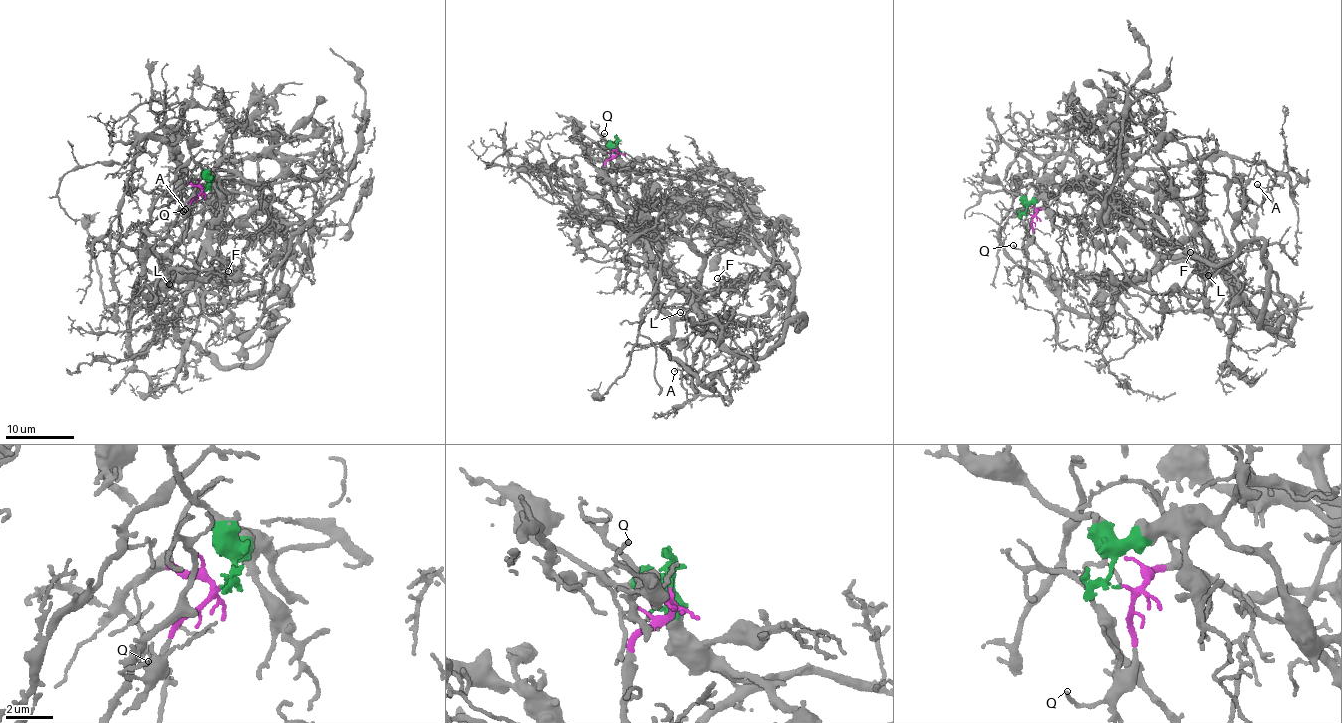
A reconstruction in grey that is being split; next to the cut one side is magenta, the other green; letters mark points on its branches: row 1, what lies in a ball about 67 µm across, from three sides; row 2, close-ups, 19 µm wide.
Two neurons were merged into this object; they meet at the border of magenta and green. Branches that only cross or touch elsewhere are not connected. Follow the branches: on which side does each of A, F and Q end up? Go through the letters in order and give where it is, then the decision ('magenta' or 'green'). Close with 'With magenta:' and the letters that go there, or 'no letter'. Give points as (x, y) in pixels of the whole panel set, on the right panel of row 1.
A: place (1257, 184); magenta
F: place (1190, 252); green
Q: place (1013, 245); magenta
With magenta: A, Q

